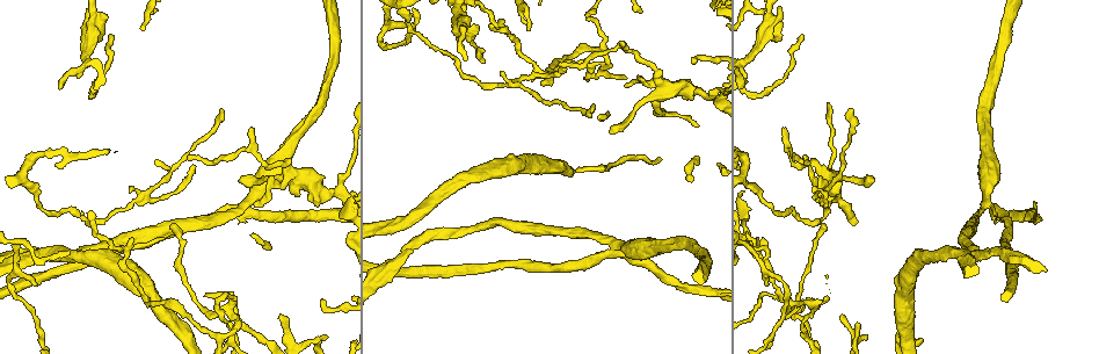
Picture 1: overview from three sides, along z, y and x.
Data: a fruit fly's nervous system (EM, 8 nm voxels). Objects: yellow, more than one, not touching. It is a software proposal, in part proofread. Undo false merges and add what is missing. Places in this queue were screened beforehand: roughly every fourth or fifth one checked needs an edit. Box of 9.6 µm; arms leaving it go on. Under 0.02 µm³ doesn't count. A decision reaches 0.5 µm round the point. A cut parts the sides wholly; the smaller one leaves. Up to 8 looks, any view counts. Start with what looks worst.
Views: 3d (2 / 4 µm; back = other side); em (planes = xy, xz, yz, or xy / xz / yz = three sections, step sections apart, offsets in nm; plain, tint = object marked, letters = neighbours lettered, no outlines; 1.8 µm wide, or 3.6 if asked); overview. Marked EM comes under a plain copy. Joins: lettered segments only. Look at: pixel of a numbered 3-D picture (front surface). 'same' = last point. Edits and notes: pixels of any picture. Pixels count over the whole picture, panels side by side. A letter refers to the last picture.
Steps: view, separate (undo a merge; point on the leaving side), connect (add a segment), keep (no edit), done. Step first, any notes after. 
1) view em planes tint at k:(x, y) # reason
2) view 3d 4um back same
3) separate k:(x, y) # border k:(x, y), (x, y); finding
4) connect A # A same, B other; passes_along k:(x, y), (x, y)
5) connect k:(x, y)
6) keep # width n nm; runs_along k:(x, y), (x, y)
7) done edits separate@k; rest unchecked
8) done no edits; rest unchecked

view 3d 4um at 1:(613, 244) # four arms meet

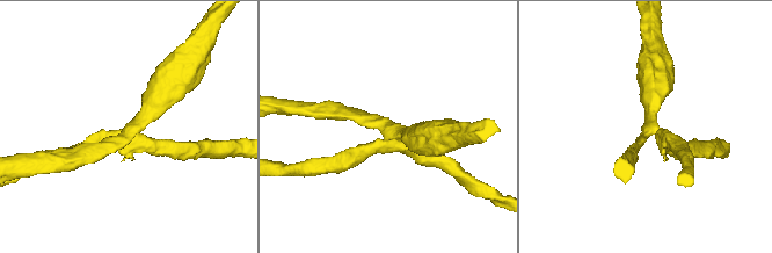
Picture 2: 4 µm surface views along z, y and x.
view em xz step 8 tint at 2:(128, 131) # arms 4

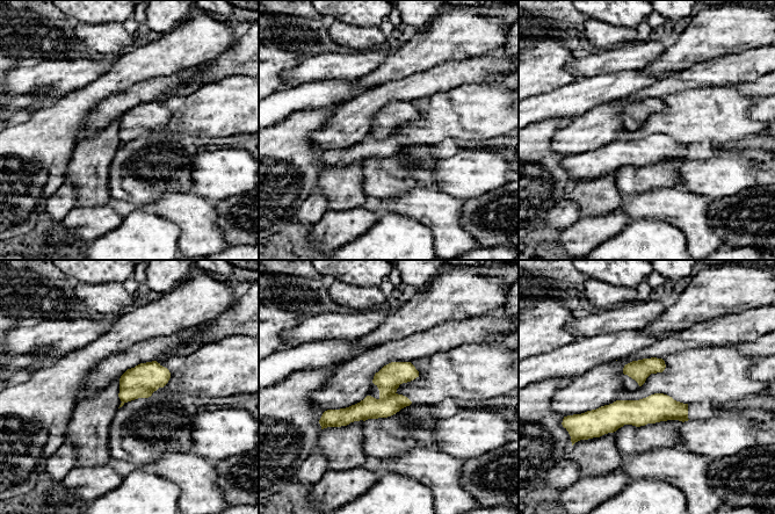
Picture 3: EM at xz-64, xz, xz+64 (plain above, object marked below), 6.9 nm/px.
view em planes letters same

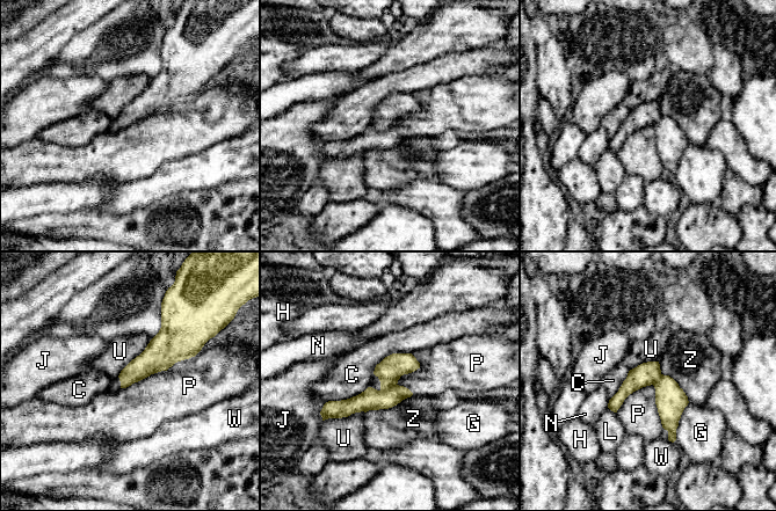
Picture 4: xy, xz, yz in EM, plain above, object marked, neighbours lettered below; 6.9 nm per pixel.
separate 4:(371, 399) # C other, G other, H other, J other, L other, N other, P other, U other, W other, Z other; border 4:(396, 384), (381, 391); two cells meet here

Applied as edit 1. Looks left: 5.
view 3d 2um at 1:(590, 64) # four arms meet

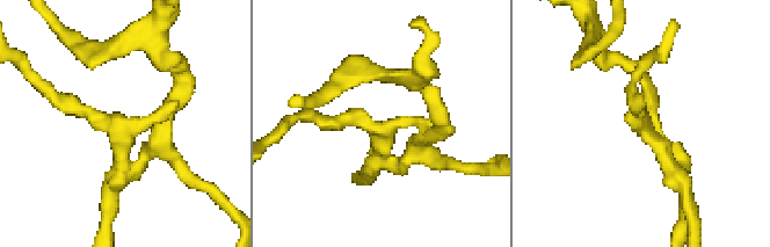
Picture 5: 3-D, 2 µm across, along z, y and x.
view em 3.6um xz step 4 letters at 5:(637, 123) # arms 4

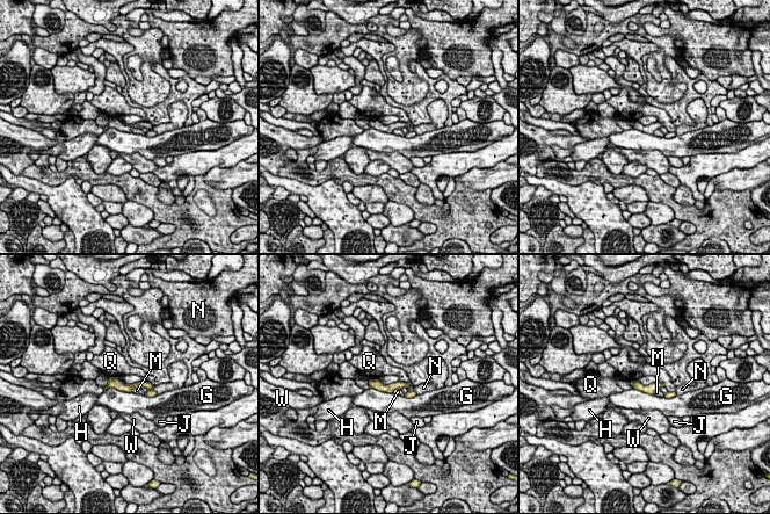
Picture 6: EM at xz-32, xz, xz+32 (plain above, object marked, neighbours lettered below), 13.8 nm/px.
view em 3.6um planes letters same # another direction

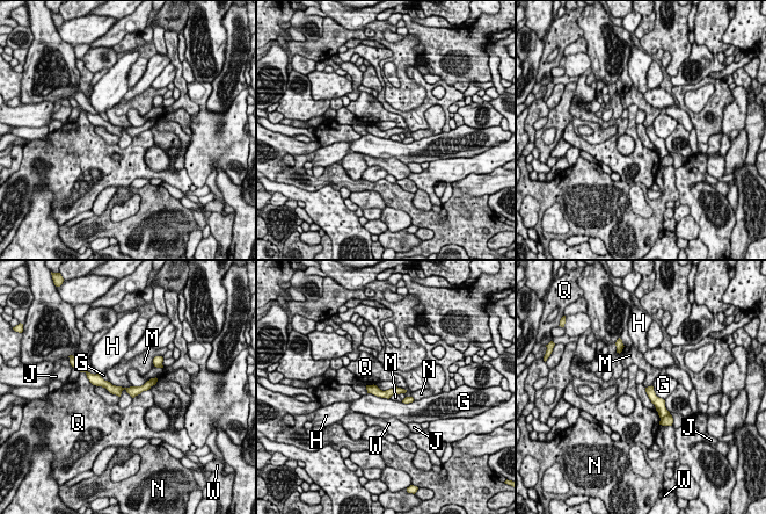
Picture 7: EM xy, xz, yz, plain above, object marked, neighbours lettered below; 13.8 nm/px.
separate 7:(659, 404) # G other, H other, J other, M other, N other, Q other, W other; part_leaving 7:(153, 381), (140, 389), (94, 382); a second cell is stuck on

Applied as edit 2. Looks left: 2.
done edits separate@4, separate@7; rest unchecked

